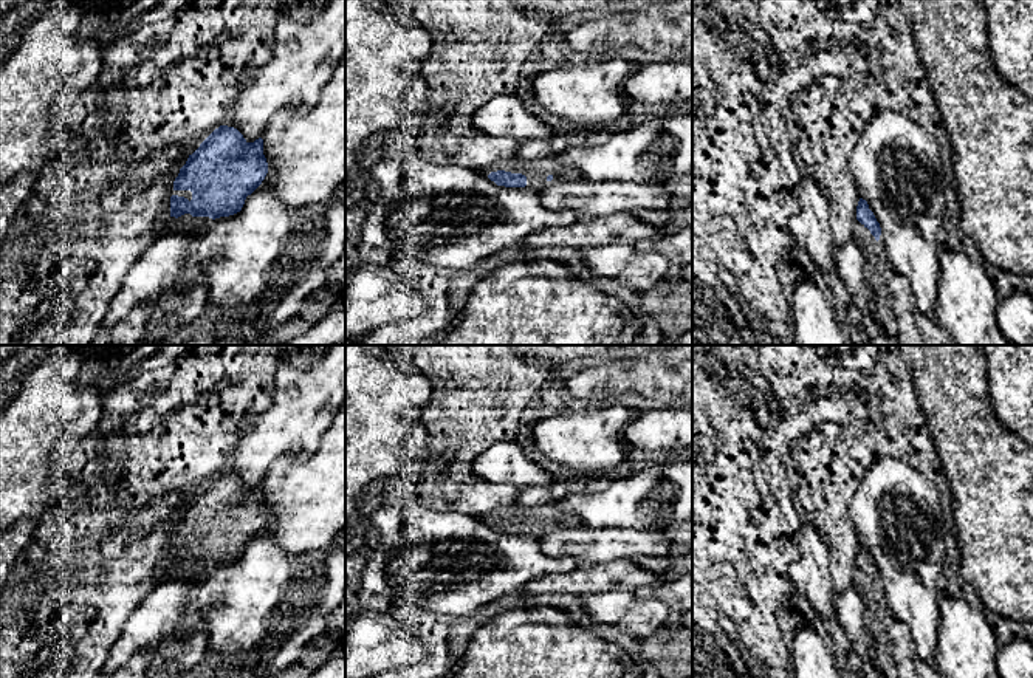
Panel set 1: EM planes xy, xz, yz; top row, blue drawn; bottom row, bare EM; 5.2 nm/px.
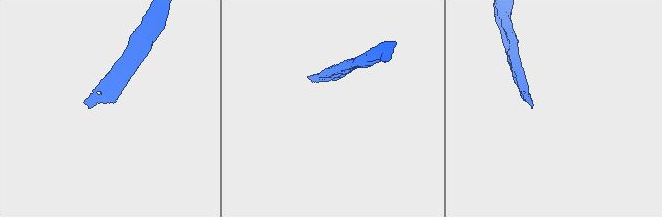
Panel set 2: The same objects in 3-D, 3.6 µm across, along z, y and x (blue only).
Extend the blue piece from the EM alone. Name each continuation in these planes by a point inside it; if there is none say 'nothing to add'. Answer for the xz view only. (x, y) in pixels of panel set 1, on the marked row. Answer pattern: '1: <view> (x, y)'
1: xz (536, 172)

